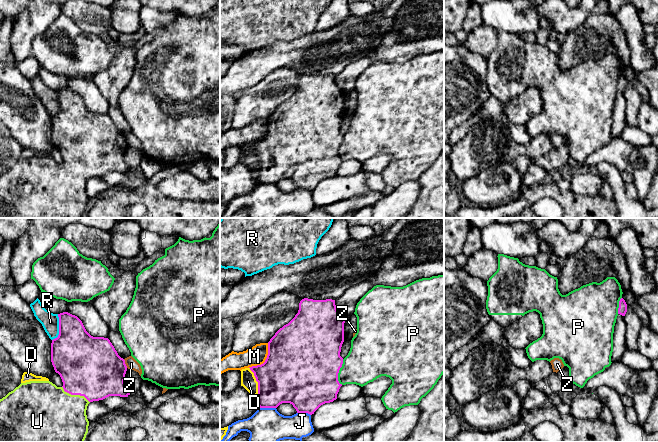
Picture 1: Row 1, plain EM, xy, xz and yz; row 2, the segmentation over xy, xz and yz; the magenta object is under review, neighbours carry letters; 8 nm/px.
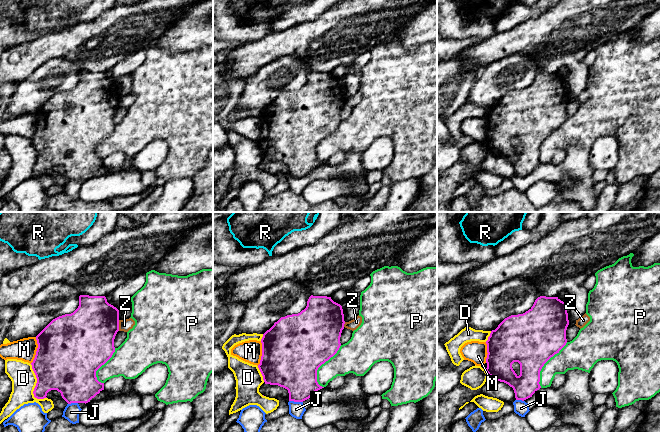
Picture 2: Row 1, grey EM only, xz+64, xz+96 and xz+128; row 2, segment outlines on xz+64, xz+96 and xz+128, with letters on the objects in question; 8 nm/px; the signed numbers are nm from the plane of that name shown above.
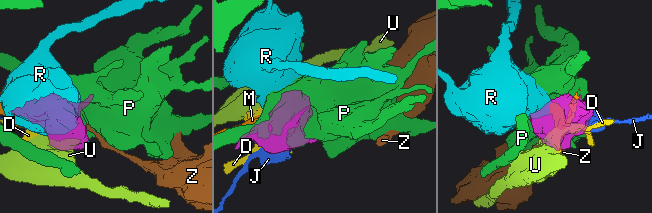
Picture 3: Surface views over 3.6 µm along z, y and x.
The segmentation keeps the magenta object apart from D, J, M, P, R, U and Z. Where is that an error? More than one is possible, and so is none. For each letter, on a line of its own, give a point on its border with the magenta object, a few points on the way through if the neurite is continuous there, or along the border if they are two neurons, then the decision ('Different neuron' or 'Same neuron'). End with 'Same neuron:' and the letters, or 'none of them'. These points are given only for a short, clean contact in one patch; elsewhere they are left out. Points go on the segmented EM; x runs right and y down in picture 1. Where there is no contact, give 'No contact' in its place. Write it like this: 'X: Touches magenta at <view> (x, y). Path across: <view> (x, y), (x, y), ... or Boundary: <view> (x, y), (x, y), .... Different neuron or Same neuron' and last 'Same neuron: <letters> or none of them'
D: Touches magenta at xz (258, 386). Different neuron
J: Touches magenta at xz (267, 407). Different neuron
M: Touches magenta at xz (265, 360). Different neuron
P: Touches magenta at xz (338, 372). Different neuron
R: Touches magenta at xy (59, 328). Different neuron
U: Touches magenta at xy (75, 394). Same neuron
Z: Touches magenta at xy (124, 363). Boundary: xy (123, 359), (127, 367). Different neuron
Same neuron: U

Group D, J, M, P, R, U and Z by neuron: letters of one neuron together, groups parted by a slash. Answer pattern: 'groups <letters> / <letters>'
groups D / J / M / P / R / U / Z

